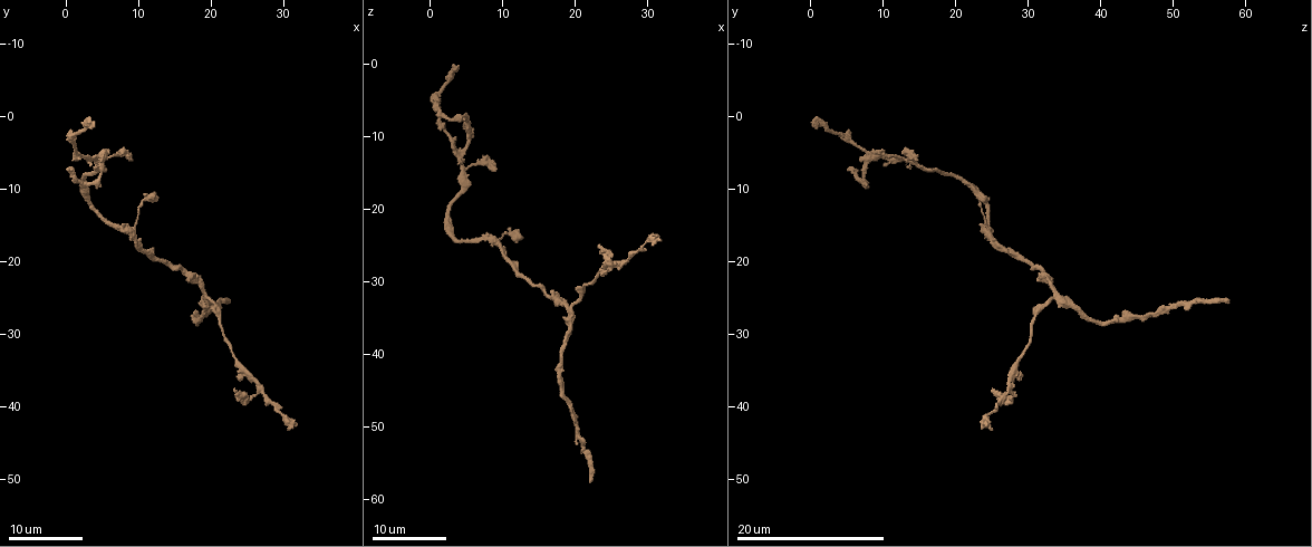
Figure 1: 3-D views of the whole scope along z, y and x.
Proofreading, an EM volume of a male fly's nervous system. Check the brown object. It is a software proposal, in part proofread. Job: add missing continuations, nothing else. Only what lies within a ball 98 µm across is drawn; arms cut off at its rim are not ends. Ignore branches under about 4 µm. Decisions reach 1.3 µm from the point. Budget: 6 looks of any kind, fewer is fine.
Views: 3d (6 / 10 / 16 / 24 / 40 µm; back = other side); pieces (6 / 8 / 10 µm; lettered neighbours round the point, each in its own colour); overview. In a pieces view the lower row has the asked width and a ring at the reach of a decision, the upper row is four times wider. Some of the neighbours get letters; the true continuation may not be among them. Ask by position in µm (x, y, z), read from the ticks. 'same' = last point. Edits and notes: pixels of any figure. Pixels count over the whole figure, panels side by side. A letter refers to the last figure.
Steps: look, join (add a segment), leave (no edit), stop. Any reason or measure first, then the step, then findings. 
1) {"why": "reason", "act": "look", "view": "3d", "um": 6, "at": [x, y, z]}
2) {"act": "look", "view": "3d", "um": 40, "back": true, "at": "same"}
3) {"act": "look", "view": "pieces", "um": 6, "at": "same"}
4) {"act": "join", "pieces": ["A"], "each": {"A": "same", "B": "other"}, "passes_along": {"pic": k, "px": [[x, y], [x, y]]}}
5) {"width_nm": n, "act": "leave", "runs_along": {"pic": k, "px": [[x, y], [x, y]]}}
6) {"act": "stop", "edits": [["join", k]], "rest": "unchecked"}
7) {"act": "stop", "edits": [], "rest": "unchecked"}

{"why": "branch stops here", "act": "look", "view": "3d", "um": 24, "at": [9.0, 6.0, 14.5]}

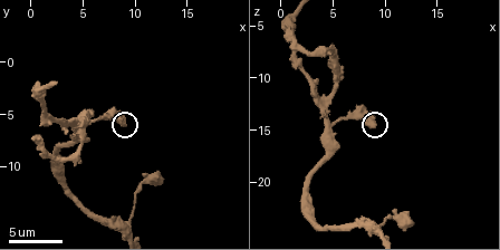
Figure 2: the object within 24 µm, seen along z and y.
{"act": "look", "view": "pieces", "um": 8, "at": "same"}

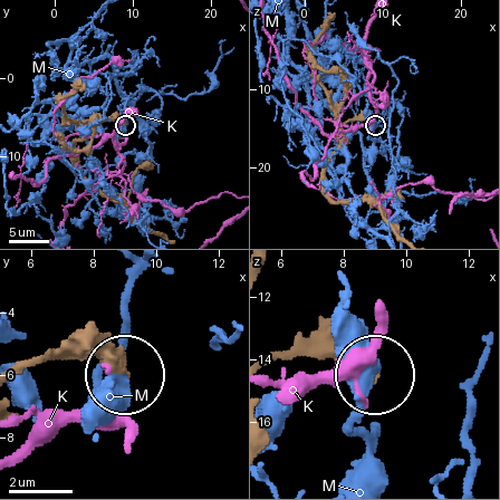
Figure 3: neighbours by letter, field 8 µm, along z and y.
{"width_nm": 450, "act": "leave", "each": {"K": "other", "M": "other"}, "found": "none of them fits"}

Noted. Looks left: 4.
{"why": "long arm stops here", "act": "look", "view": "3d", "um": 16, "at": [4.0, 1.0, 0.0]}

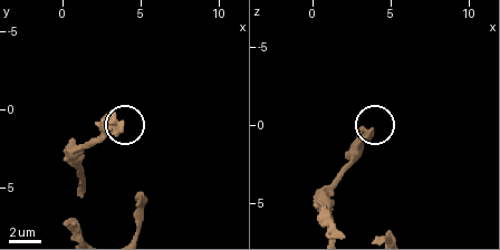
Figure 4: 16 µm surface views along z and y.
{"act": "look", "view": "pieces", "um": 8, "at": [3.8, 1.0, 0.4]}

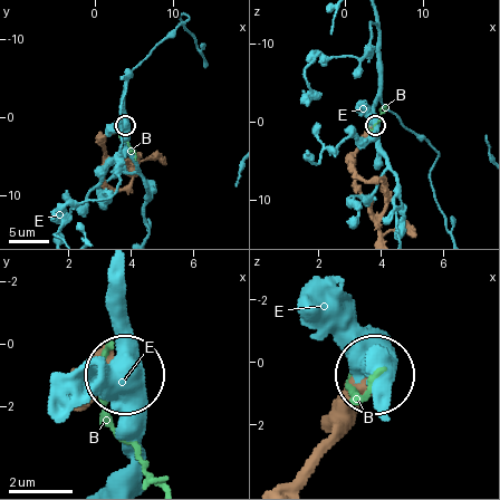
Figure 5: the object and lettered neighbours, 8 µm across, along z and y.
{"width_nm": 490, "act": "leave", "each": {"B": "other", "E": "other"}, "found": "no lettered segment goes on from it"}

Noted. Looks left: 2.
{"why": "an open end", "act": "look", "view": "pieces", "um": 8, "at": [0.4, 7.2, 5.2]}

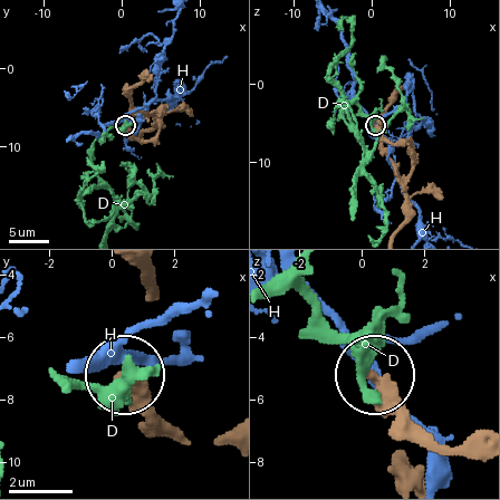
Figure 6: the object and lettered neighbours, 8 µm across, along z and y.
{"act": "leave", "each": {"D": "other", "H": "other"}, "runs_along": {"pic": 6, "px": [[430, 440], [376, 378]]}, "found": "none of them fits"}

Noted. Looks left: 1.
{"act": "stop", "edits": [], "rest": "unchecked"}

